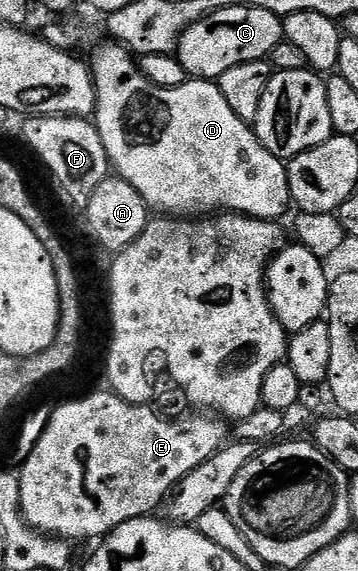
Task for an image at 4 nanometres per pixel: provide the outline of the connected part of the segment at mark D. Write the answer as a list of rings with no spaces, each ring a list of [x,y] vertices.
[[[106,43],[92,54],[91,60],[89,59],[91,77],[95,83],[95,114],[93,123],[96,130],[101,134],[101,142],[107,151],[110,167],[114,169],[122,180],[129,182],[129,186],[133,186],[133,190],[137,190],[137,194],[141,194],[141,198],[145,198],[148,209],[155,211],[156,208],[159,211],[156,213],[162,214],[167,218],[203,218],[208,214],[219,213],[252,216],[258,220],[282,221],[281,218],[286,214],[287,208],[290,209],[292,207],[287,165],[260,142],[259,137],[253,131],[252,125],[241,122],[241,118],[237,118],[237,114],[233,114],[233,109],[229,107],[229,102],[225,102],[225,97],[222,96],[218,83],[188,78],[181,86],[162,88],[153,82],[149,82],[149,78],[143,76],[143,71],[139,69],[139,65],[133,59],[132,53],[128,52],[122,44]]]

